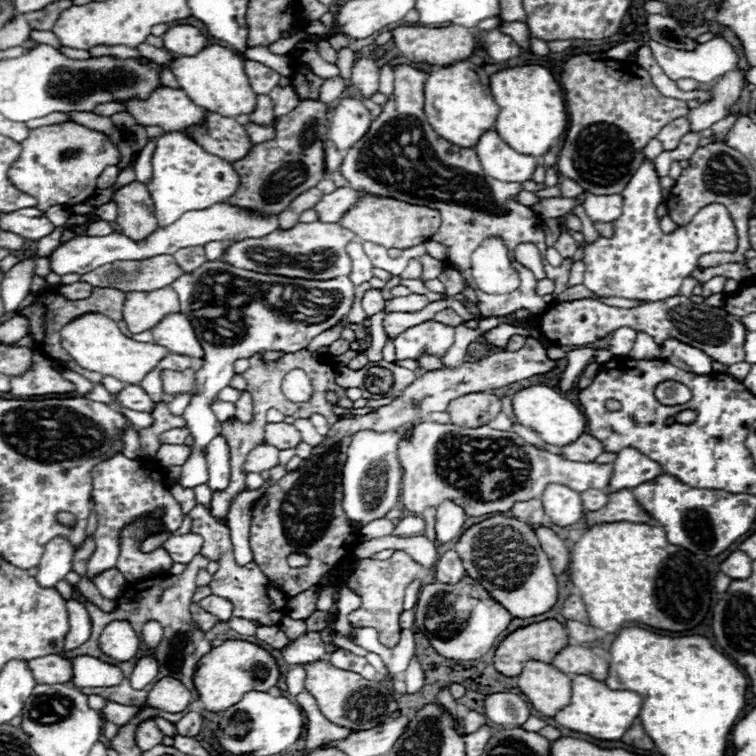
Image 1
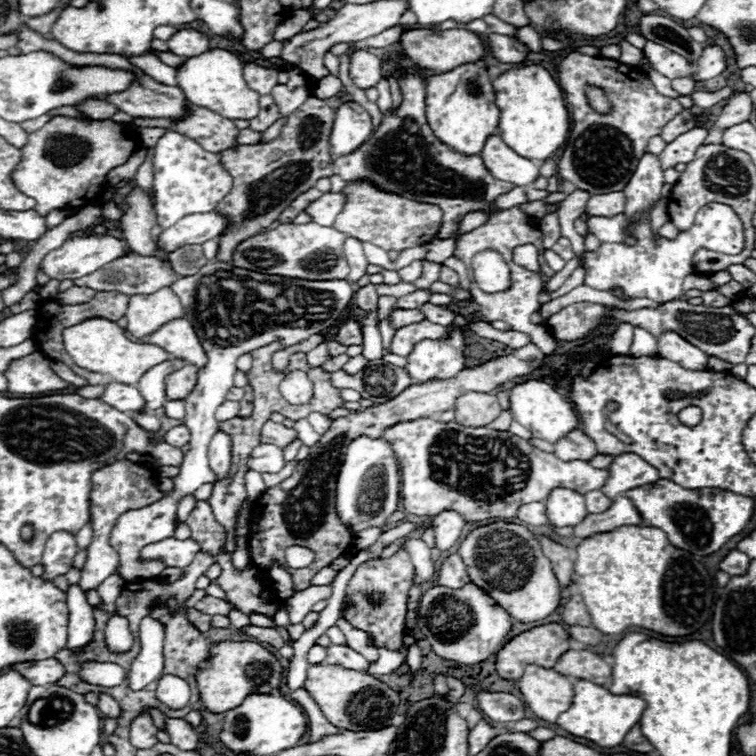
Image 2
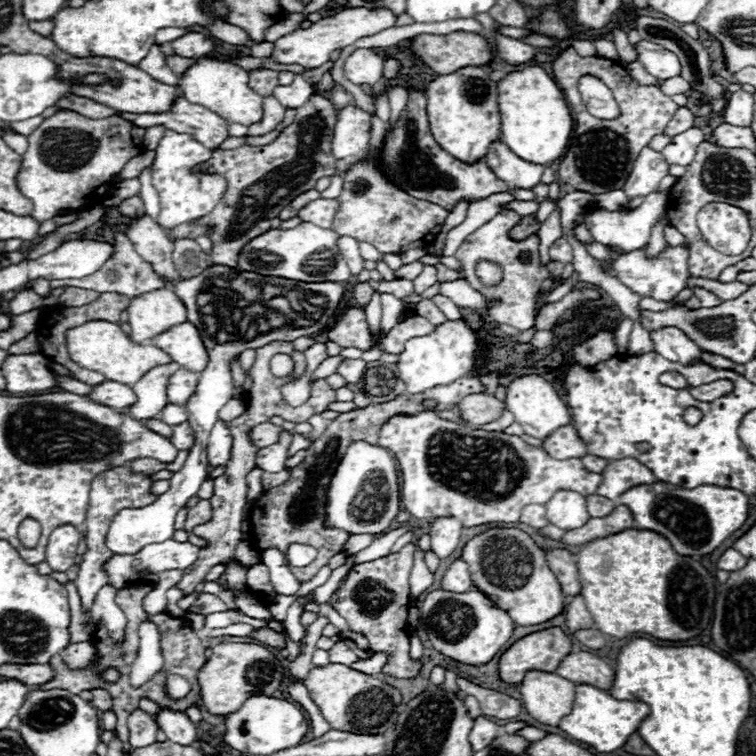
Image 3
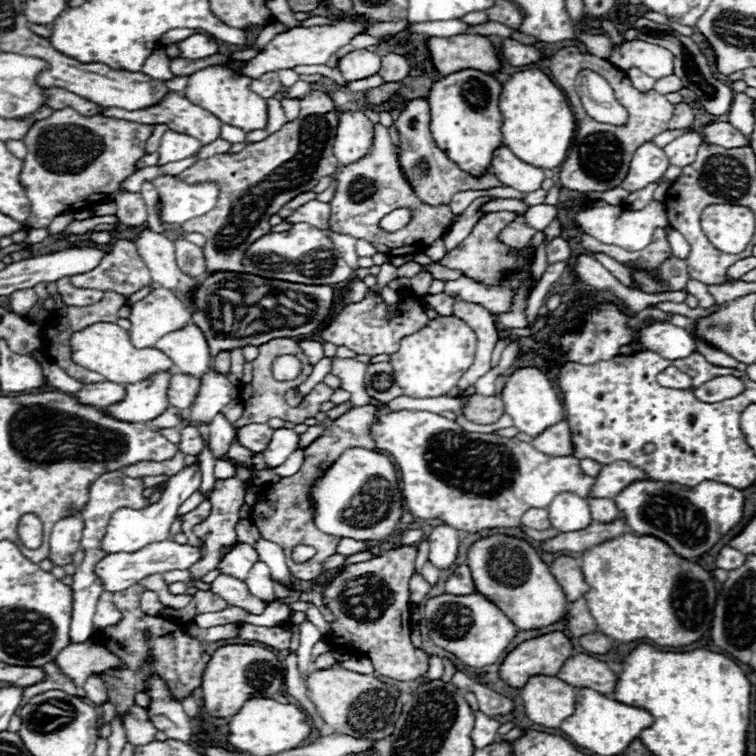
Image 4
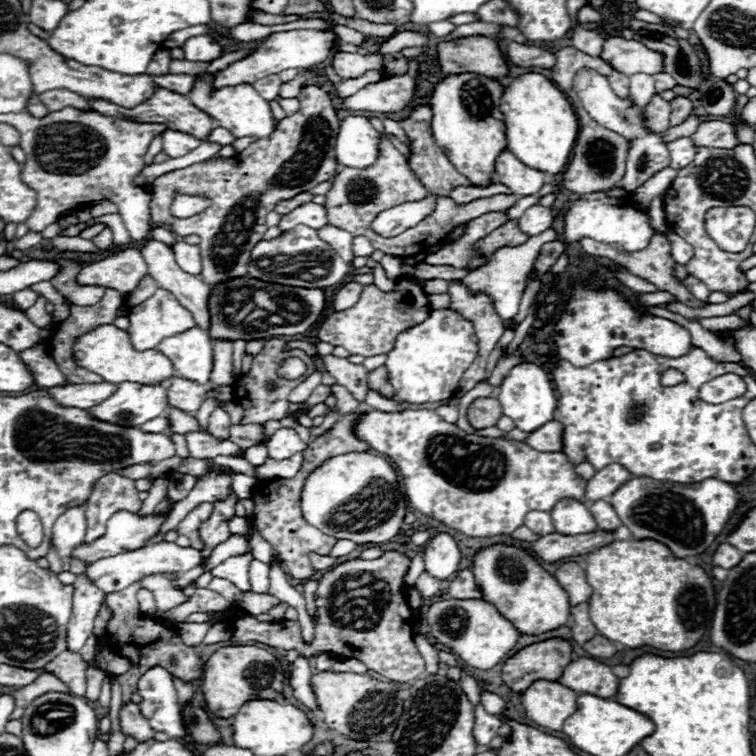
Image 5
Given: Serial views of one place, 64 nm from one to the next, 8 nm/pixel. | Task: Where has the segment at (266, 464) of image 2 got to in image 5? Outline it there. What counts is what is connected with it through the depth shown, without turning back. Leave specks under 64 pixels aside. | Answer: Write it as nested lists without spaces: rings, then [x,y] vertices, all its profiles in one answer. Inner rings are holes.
[[[280,428],[272,434],[266,448],[268,448],[268,456],[272,460],[284,460],[296,452],[302,452],[306,448],[306,444],[300,440],[300,436],[296,434],[294,428]]]

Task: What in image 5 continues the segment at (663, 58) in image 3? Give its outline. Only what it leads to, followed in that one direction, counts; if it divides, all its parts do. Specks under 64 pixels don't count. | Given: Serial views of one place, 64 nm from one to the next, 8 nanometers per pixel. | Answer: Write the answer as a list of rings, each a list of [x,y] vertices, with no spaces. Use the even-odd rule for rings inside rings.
[[[606,38],[602,60],[606,60],[618,72],[632,76],[636,72],[642,74],[658,74],[664,72],[662,56],[638,40],[624,40],[624,38]]]

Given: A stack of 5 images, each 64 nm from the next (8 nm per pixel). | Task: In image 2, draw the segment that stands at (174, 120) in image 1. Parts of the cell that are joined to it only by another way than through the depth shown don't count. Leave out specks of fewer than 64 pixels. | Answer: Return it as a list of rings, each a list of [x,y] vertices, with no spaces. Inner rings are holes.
[[[142,76],[140,84],[132,84],[128,92],[120,92],[120,96],[108,96],[110,104],[118,106],[118,110],[130,114],[132,118],[170,118],[180,120],[186,116],[186,98],[184,92],[180,92],[178,86],[164,86],[150,76]]]

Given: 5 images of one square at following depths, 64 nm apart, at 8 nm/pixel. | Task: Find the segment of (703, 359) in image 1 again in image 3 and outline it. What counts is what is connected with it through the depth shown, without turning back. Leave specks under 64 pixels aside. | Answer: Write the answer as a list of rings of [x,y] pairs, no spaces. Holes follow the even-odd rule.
[[[660,328],[650,334],[654,342],[654,350],[662,354],[670,362],[680,362],[680,364],[692,364],[694,360],[702,358],[702,350],[684,336],[678,328]]]

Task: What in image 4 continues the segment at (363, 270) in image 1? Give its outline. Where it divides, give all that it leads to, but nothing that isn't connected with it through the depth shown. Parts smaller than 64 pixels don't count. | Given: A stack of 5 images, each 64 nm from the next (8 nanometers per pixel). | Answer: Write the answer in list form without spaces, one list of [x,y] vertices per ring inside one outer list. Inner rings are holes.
[[[330,232],[328,234],[332,236],[332,242],[336,244],[336,250],[340,252],[340,256],[344,256],[346,264],[352,268],[352,270],[358,270],[358,254],[356,254],[356,238],[352,236],[346,236],[346,234],[336,234],[336,232]]]

